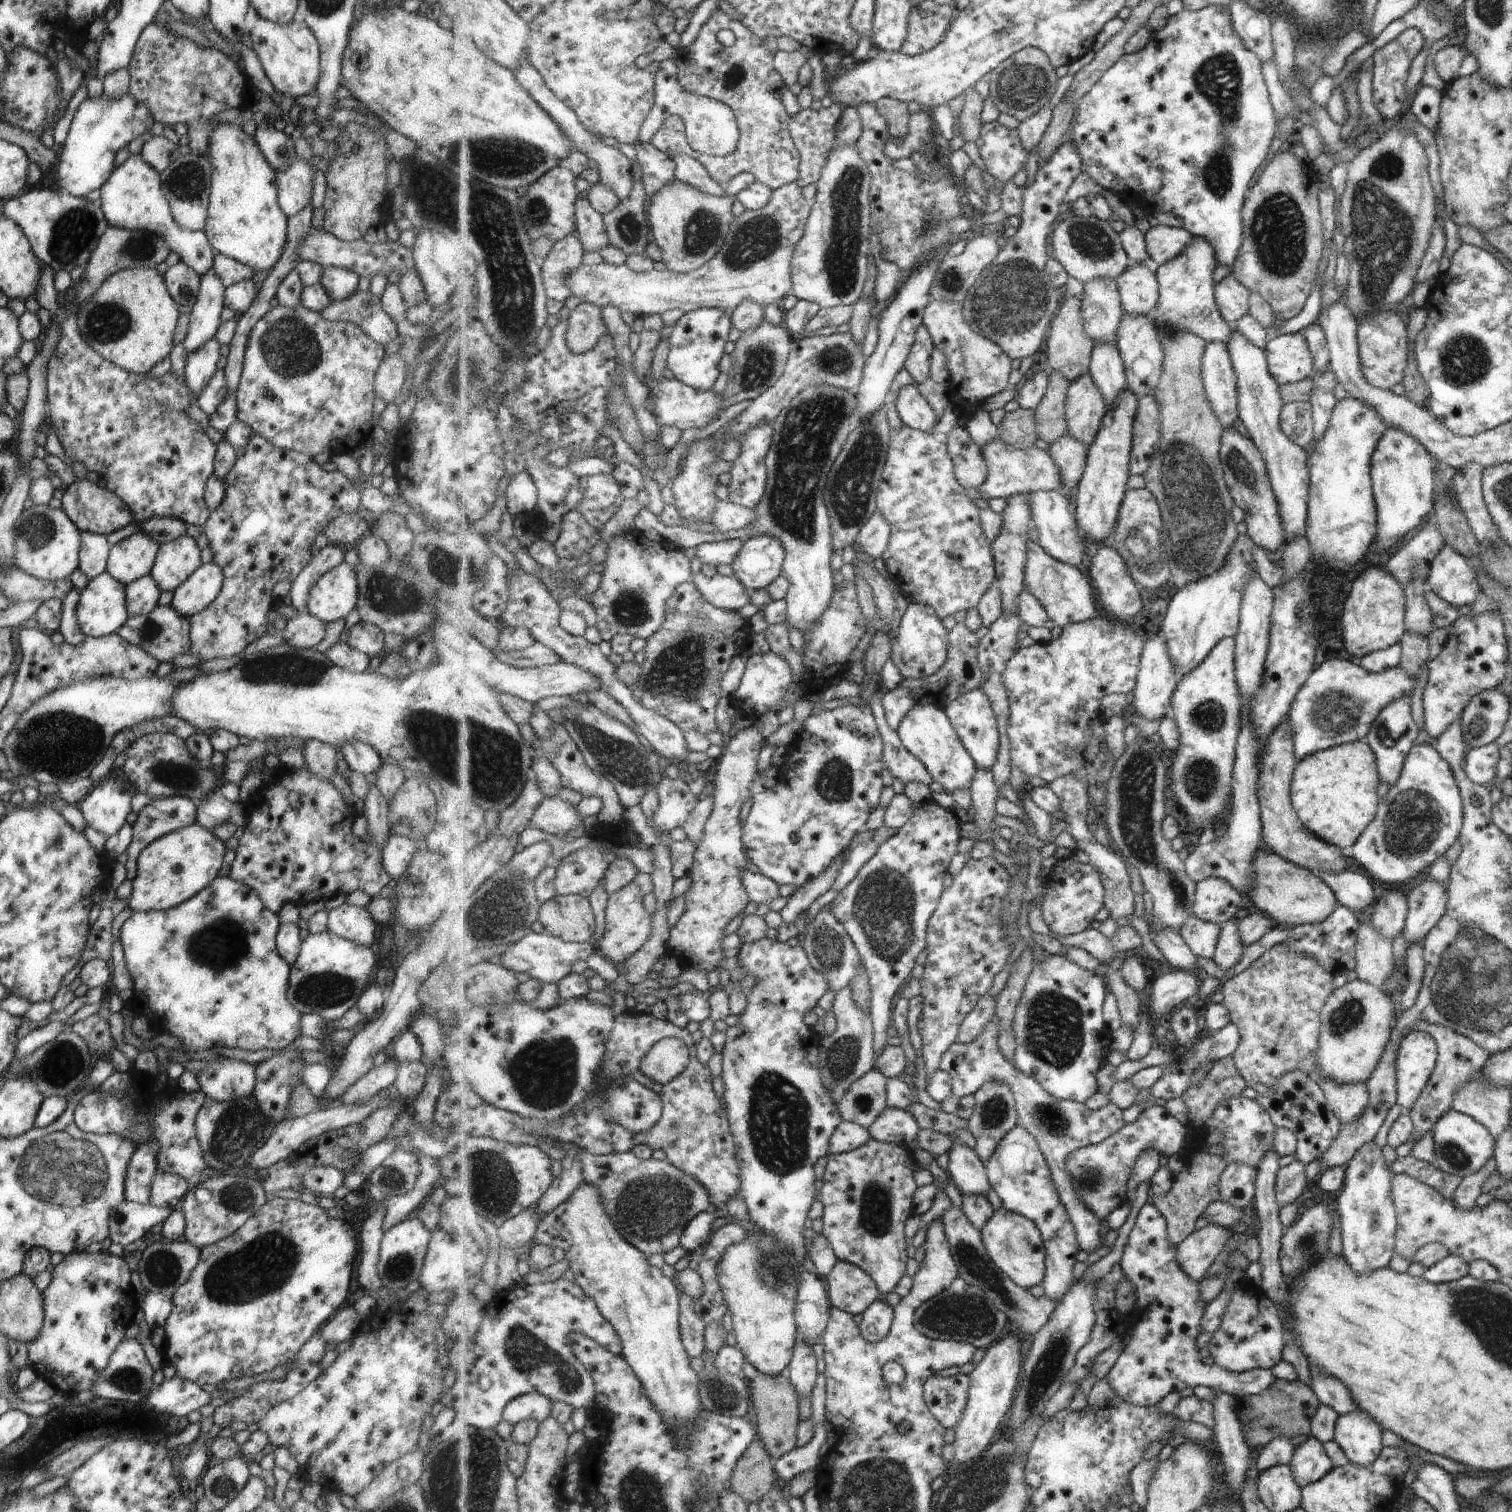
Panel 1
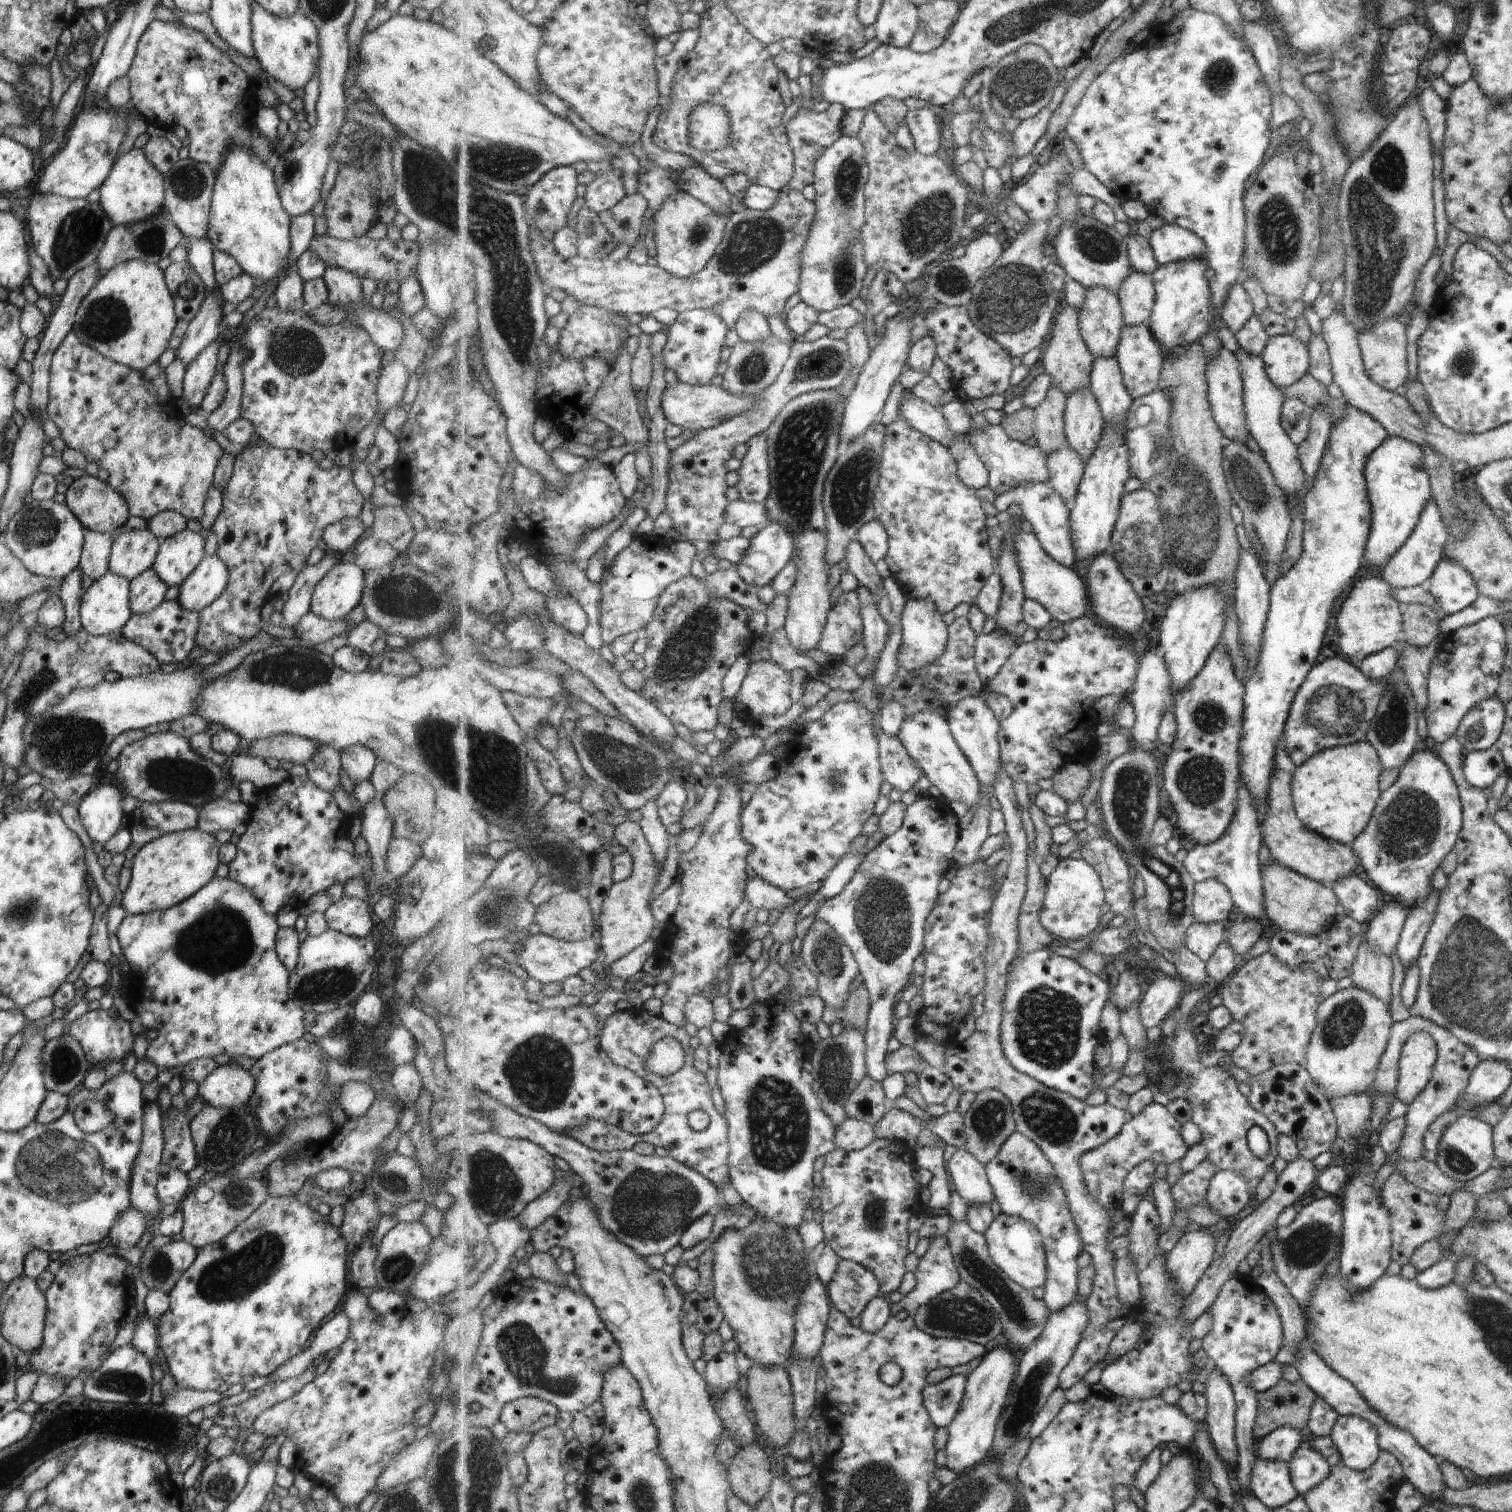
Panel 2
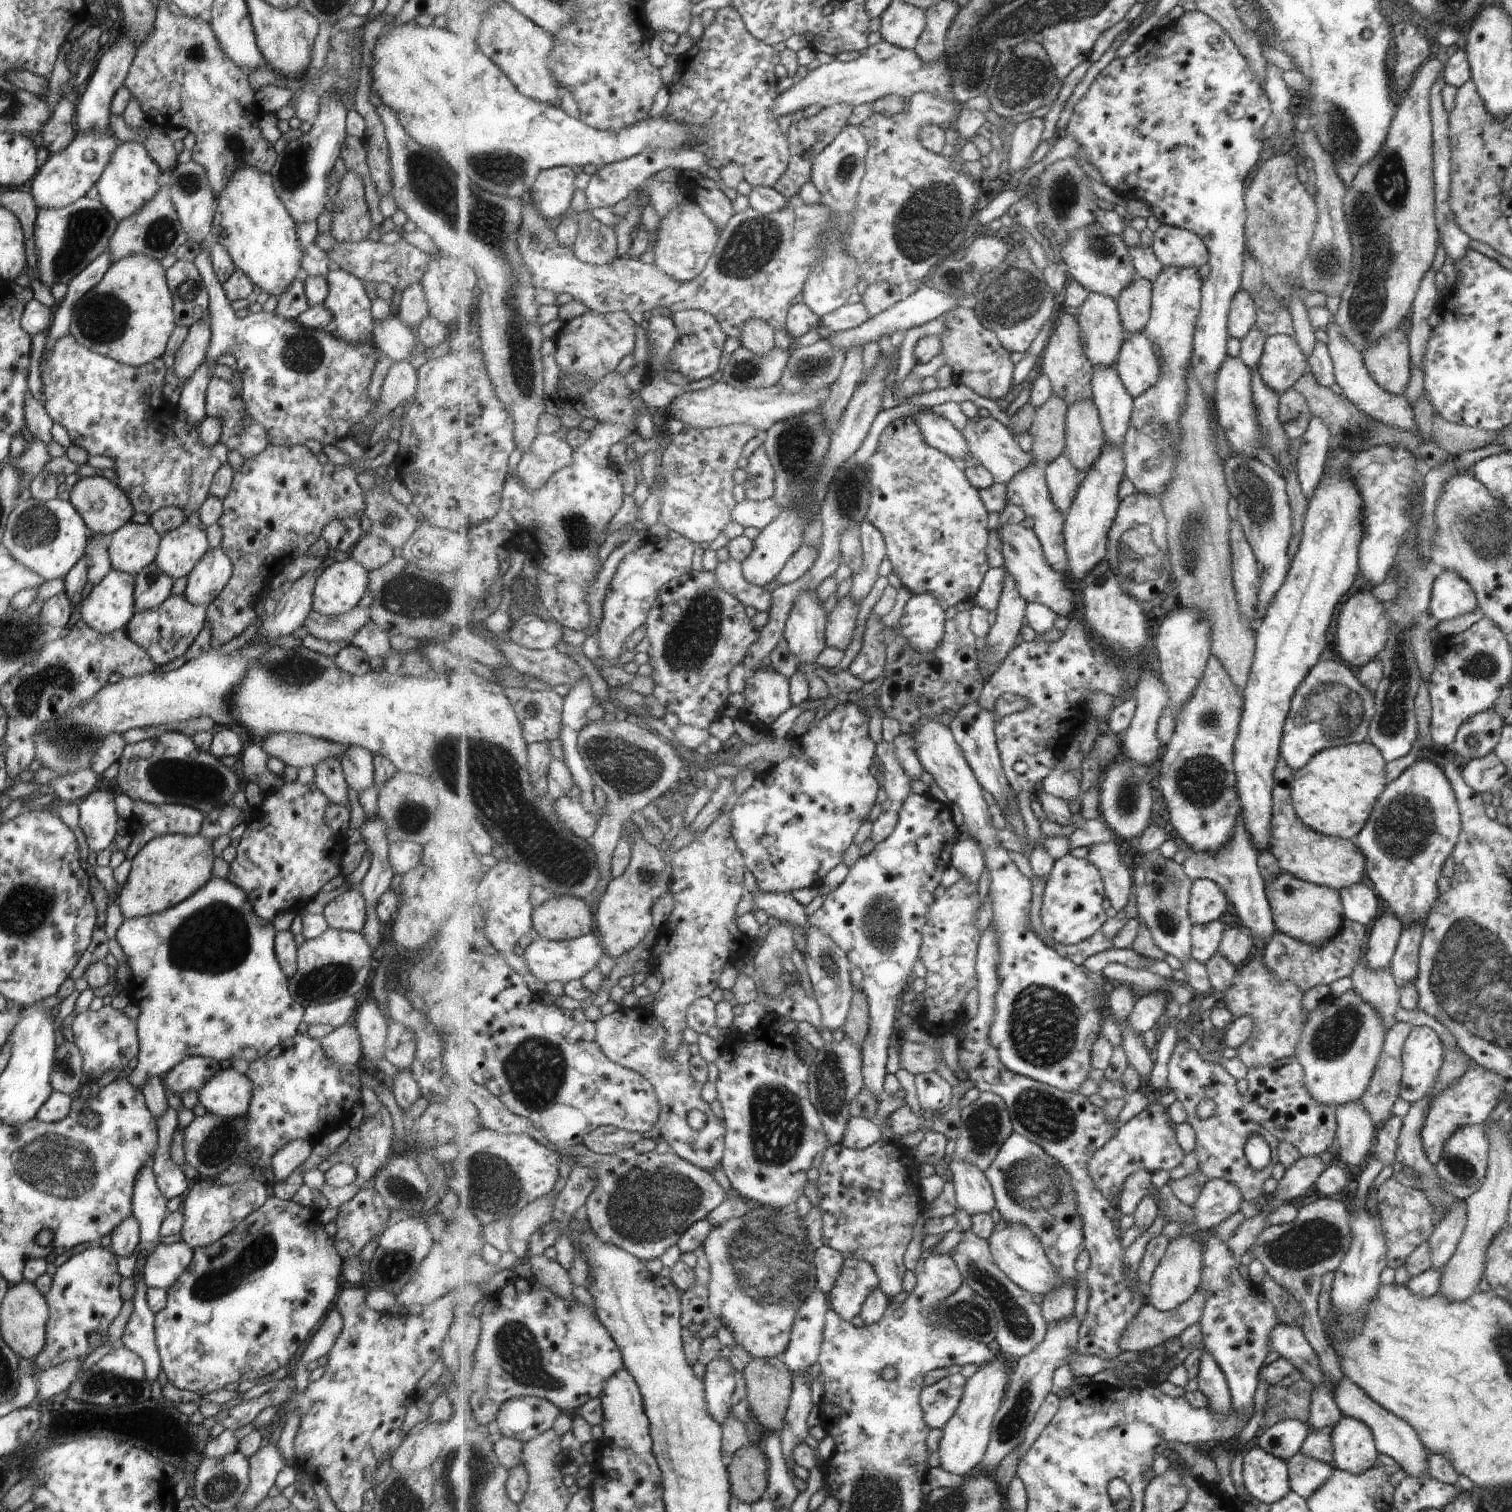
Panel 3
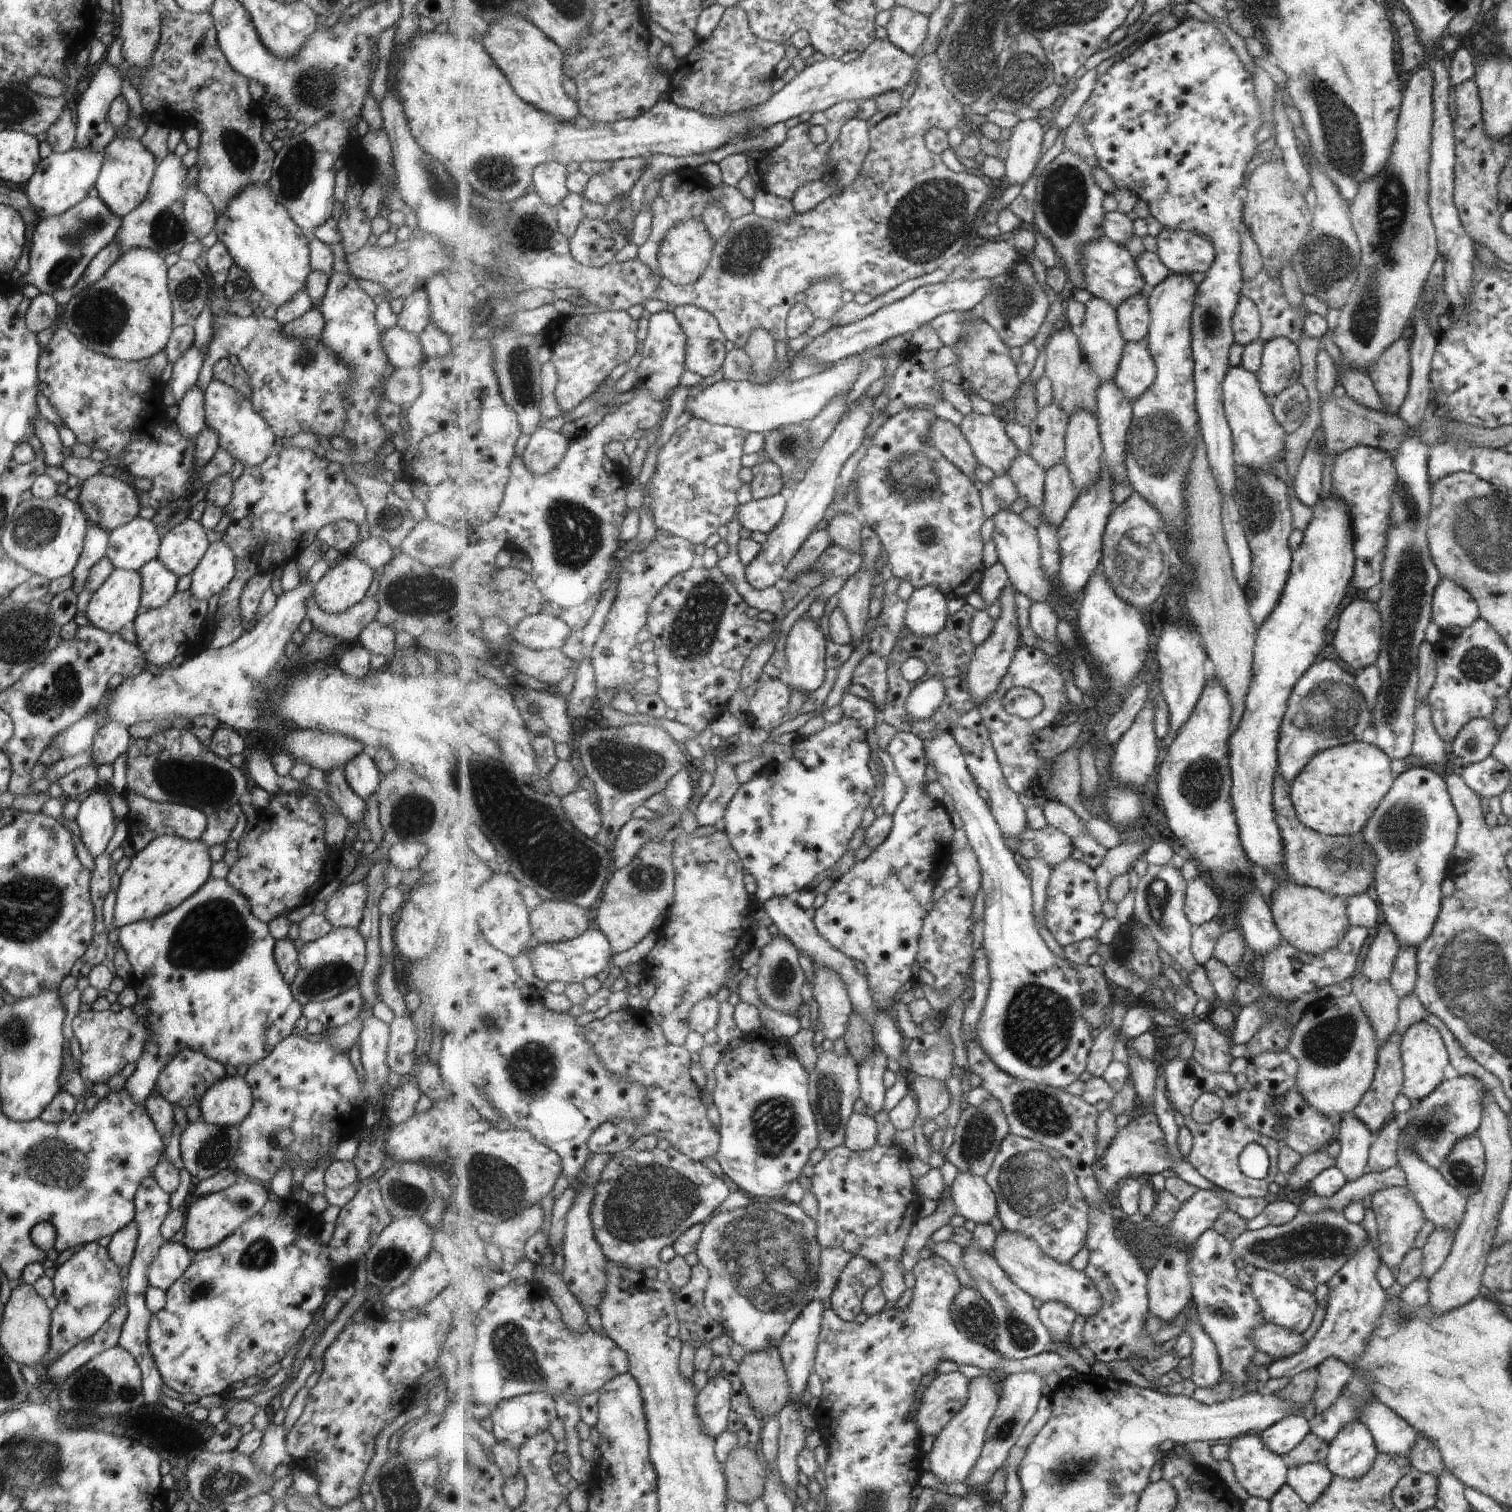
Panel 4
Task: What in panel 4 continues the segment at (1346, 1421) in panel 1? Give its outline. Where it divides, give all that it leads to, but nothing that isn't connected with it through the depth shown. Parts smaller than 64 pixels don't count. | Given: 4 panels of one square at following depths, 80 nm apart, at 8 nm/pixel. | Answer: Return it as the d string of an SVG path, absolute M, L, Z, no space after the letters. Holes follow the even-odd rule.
M1359 1421L1345 1423L1328 1444L1324 1463L1332 1476L1356 1479L1369 1472L1378 1450Z

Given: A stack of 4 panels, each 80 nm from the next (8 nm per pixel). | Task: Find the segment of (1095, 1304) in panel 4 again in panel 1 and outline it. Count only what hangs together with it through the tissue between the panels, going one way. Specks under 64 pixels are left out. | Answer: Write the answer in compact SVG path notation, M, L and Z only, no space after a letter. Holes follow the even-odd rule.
M1001 1206L980 1231L989 1256L1011 1280L1024 1289L1043 1284L1046 1277L1046 1246L1040 1229L1029 1217Z

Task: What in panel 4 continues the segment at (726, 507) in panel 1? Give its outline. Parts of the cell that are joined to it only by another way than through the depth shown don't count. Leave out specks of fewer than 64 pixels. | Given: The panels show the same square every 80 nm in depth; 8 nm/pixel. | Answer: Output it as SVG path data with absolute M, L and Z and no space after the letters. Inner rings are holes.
M779 494L768 499L752 499L748 503L743 503L740 507L740 522L743 527L750 531L758 530L764 533L772 531L788 508L789 494Z

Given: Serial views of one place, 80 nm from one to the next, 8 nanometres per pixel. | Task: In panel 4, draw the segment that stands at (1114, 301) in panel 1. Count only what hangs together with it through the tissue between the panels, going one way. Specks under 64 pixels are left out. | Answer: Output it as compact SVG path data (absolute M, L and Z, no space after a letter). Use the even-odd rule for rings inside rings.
M1094 297L1085 305L1083 322L1078 327L1078 336L1085 360L1092 364L1101 382L1115 379L1119 371L1121 357L1124 355L1126 340L1121 332L1116 307L1109 301Z

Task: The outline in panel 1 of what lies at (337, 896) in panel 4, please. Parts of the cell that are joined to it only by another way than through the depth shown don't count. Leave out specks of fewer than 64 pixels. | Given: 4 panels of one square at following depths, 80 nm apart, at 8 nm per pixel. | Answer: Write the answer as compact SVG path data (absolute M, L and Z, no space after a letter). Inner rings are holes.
M346 903L326 912L327 931L361 947L369 947L375 939L378 924L365 907Z

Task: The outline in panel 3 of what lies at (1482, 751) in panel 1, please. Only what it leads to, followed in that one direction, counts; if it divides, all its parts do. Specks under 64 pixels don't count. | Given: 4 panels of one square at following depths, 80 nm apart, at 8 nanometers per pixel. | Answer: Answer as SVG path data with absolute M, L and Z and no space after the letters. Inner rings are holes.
M1493 751L1485 756L1469 759L1460 770L1460 775L1465 784L1479 794L1492 794L1510 780L1507 770Z

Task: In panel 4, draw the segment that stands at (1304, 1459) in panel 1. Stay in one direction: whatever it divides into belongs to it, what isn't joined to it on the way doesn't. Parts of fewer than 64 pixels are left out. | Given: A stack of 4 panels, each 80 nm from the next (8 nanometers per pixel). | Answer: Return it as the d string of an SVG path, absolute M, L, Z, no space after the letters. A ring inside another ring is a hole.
M1303 1463L1288 1467L1285 1484L1296 1491L1306 1505L1315 1502L1332 1479L1323 1463Z

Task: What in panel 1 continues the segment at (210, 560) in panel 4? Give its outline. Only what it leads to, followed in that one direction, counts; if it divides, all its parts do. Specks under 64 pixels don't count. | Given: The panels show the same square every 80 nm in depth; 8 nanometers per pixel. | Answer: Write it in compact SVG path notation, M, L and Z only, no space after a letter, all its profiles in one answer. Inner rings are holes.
M213 562L201 563L172 590L168 603L179 617L189 618L204 609L221 588L221 569Z

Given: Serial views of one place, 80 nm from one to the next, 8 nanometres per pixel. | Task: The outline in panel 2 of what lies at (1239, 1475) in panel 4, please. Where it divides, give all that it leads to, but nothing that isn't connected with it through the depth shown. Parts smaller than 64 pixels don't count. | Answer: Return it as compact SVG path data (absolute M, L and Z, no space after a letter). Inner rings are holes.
M1254 1459L1249 1488L1269 1511L1283 1507L1299 1496L1291 1481L1291 1472L1283 1461Z

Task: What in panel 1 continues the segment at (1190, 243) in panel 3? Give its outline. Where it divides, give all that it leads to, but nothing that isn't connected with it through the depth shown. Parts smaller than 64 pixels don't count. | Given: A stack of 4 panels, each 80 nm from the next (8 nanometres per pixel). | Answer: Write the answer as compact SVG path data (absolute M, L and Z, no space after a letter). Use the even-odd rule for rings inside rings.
M1151 226L1146 232L1146 243L1151 258L1160 265L1173 260L1195 238L1184 226Z

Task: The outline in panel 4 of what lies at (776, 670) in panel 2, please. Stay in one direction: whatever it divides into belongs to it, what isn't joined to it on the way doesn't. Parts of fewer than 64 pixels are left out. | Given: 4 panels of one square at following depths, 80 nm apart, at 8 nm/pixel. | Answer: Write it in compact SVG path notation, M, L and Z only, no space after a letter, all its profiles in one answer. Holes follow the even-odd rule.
M783 678L759 679L751 686L754 695L748 697L755 726L771 732L781 726L785 712L790 710L792 688Z

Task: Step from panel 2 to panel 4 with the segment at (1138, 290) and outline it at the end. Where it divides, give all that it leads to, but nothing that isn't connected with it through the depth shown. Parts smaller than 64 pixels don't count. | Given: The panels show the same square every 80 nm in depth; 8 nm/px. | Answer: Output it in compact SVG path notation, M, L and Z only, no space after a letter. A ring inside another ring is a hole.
M1149 291L1135 295L1116 306L1121 332L1126 341L1147 340L1152 315L1149 306Z

